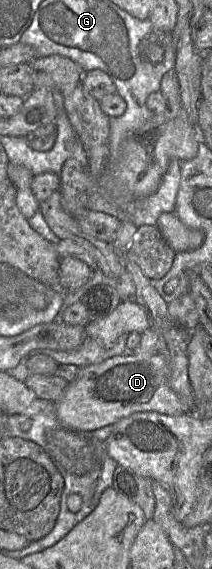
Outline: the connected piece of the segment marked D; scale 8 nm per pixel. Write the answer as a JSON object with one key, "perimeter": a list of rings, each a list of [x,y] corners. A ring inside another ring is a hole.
{"perimeter":[[[160,353],[115,356],[79,368],[63,398],[56,403],[59,422],[64,427],[81,432],[94,432],[136,412],[157,412],[171,416],[188,413],[169,385],[169,367]]]}

